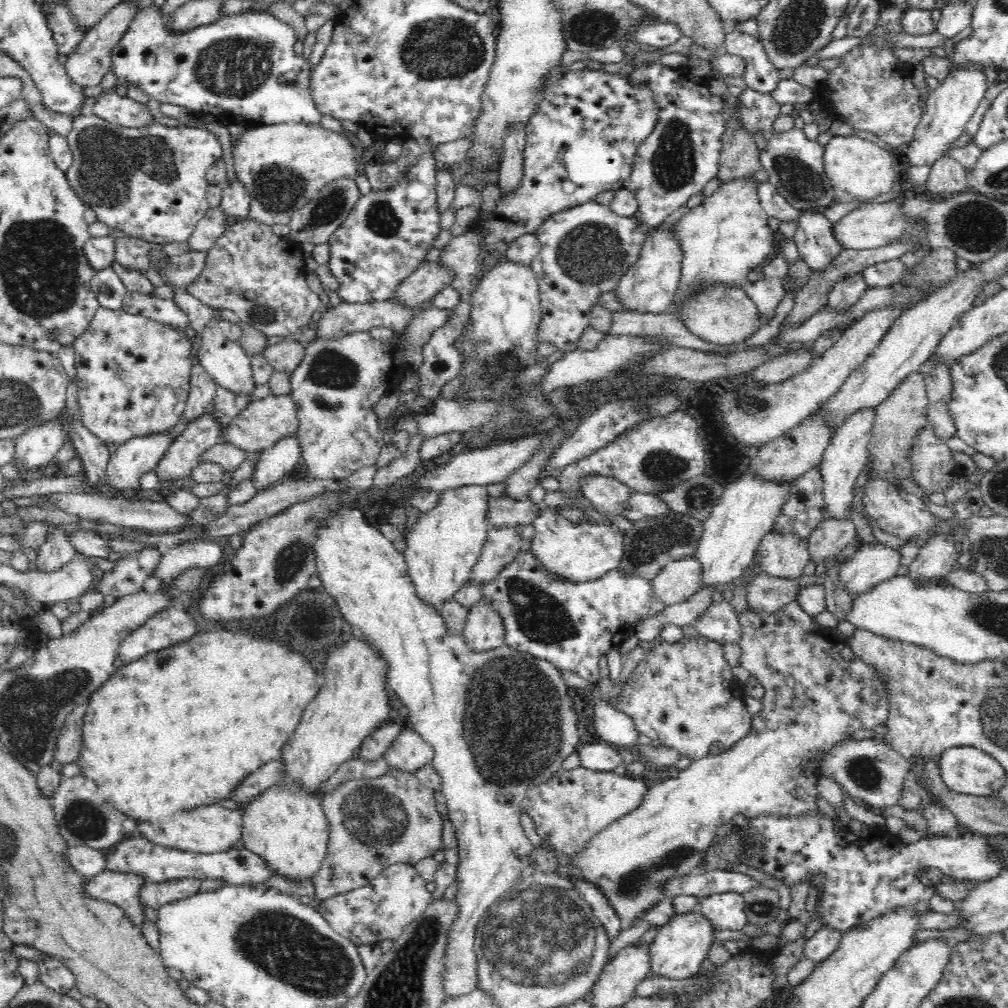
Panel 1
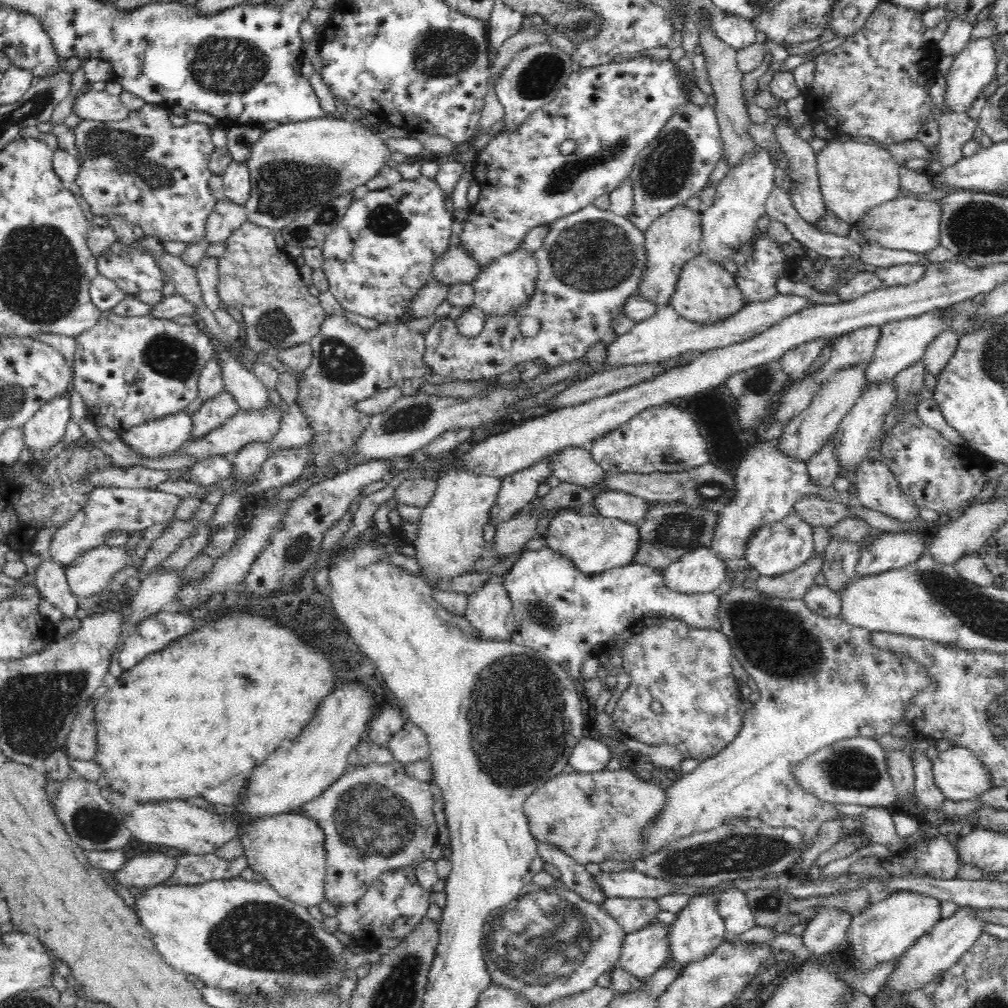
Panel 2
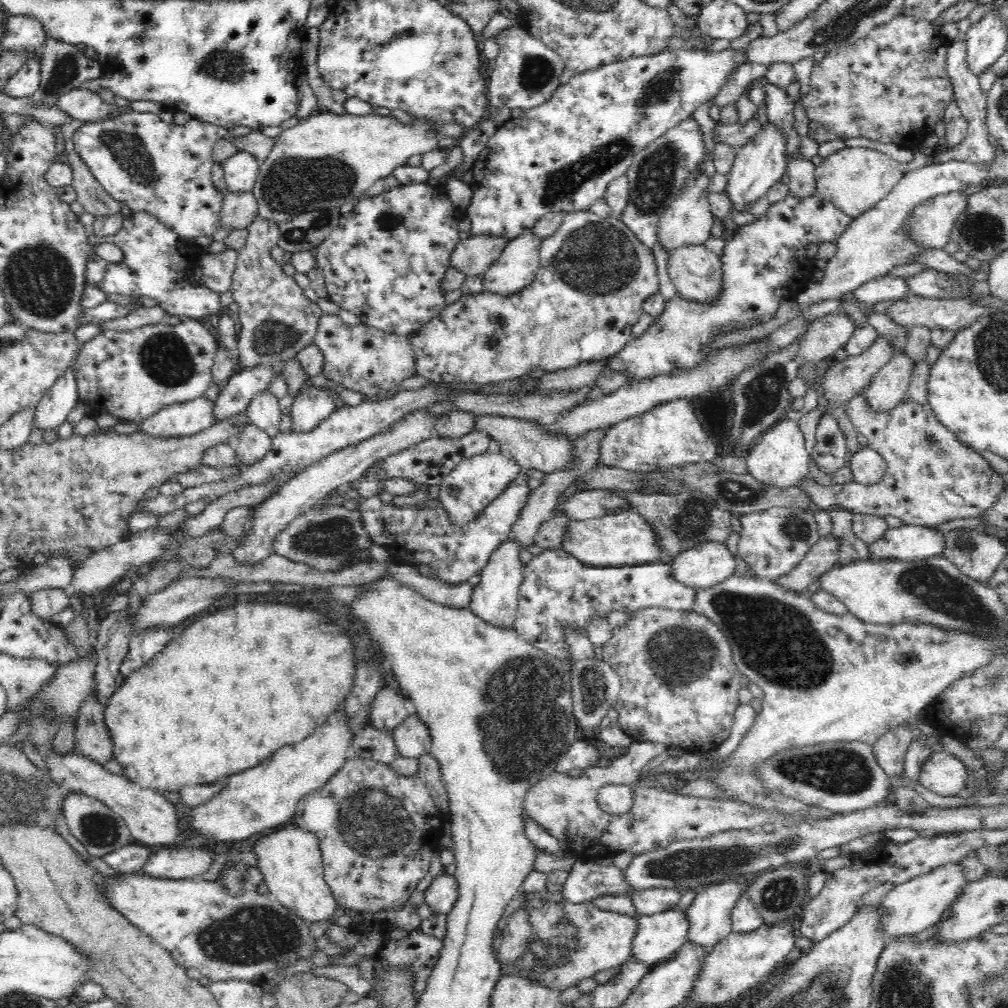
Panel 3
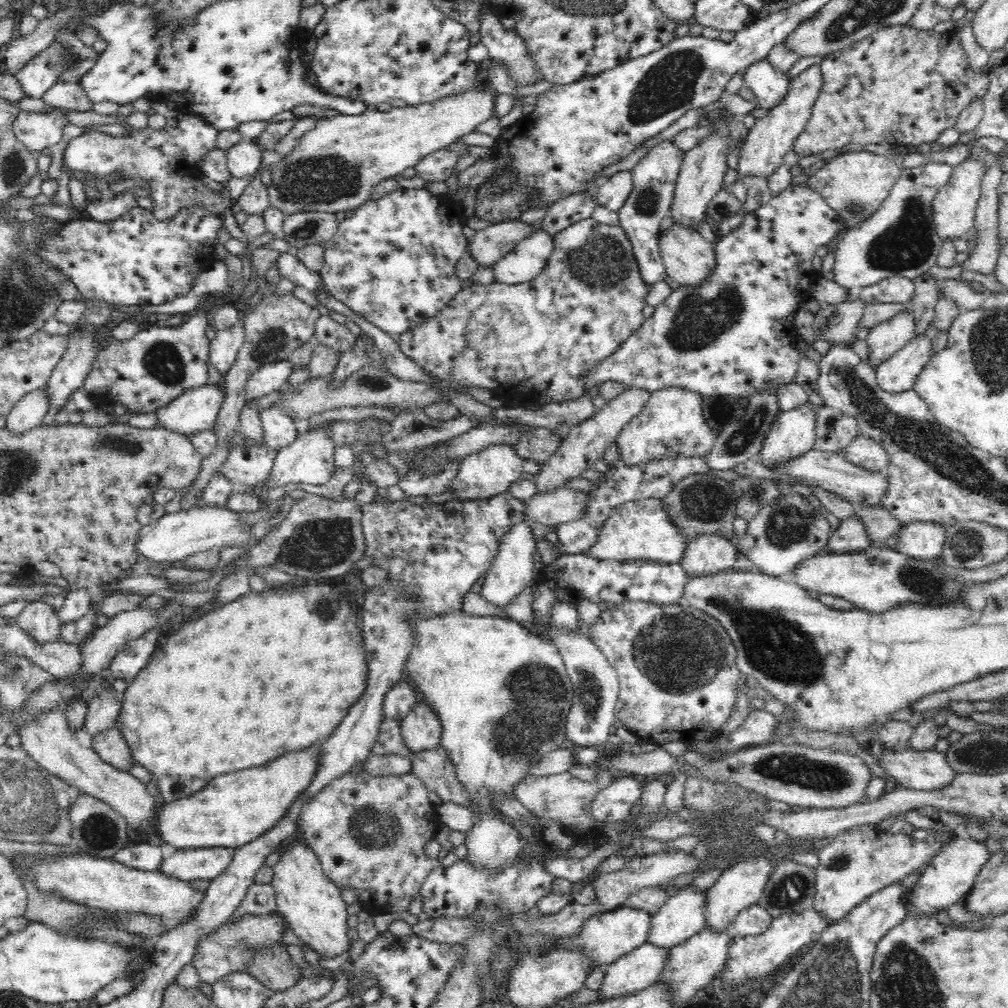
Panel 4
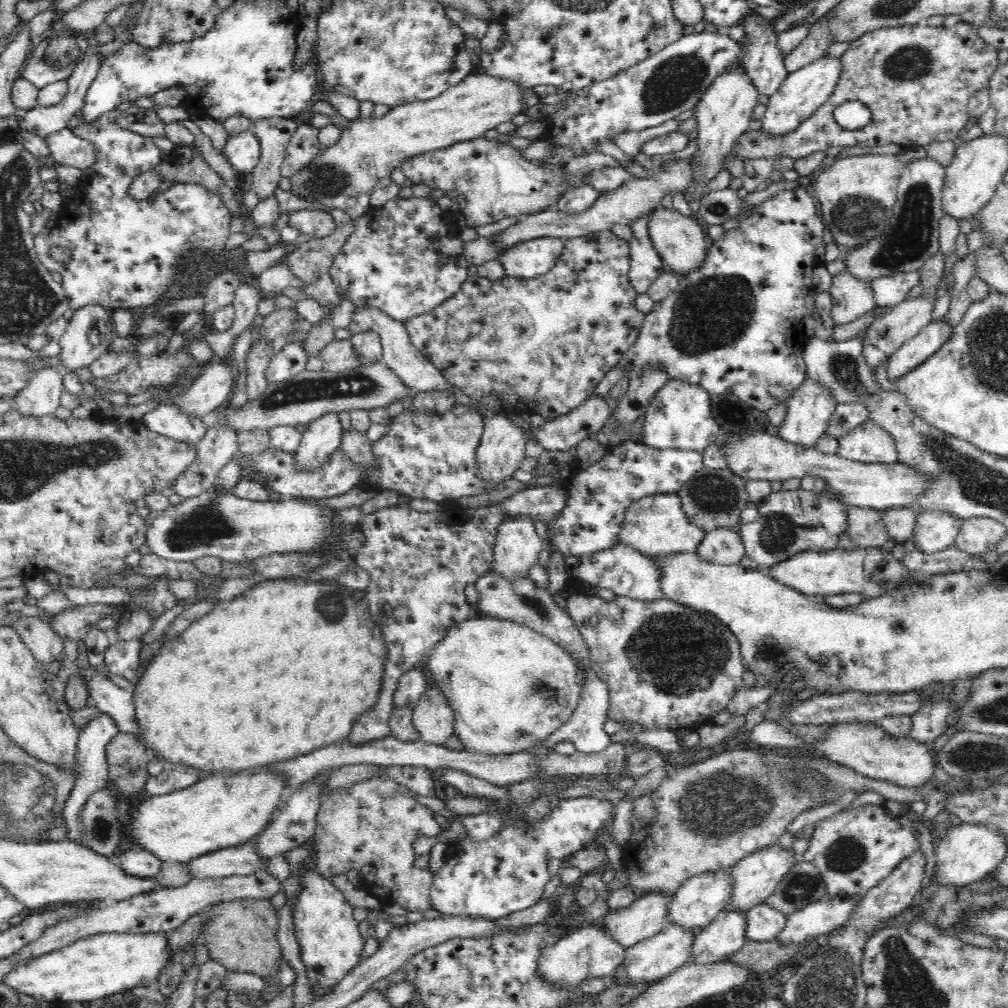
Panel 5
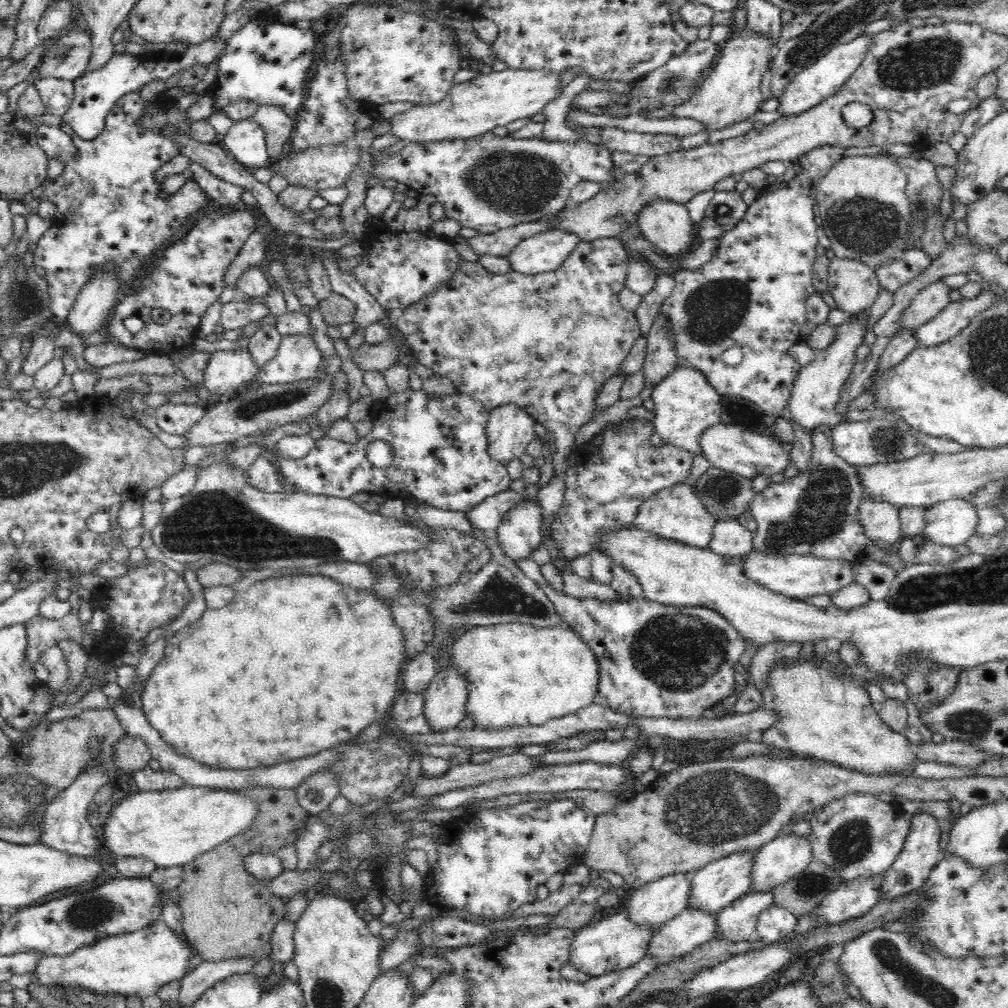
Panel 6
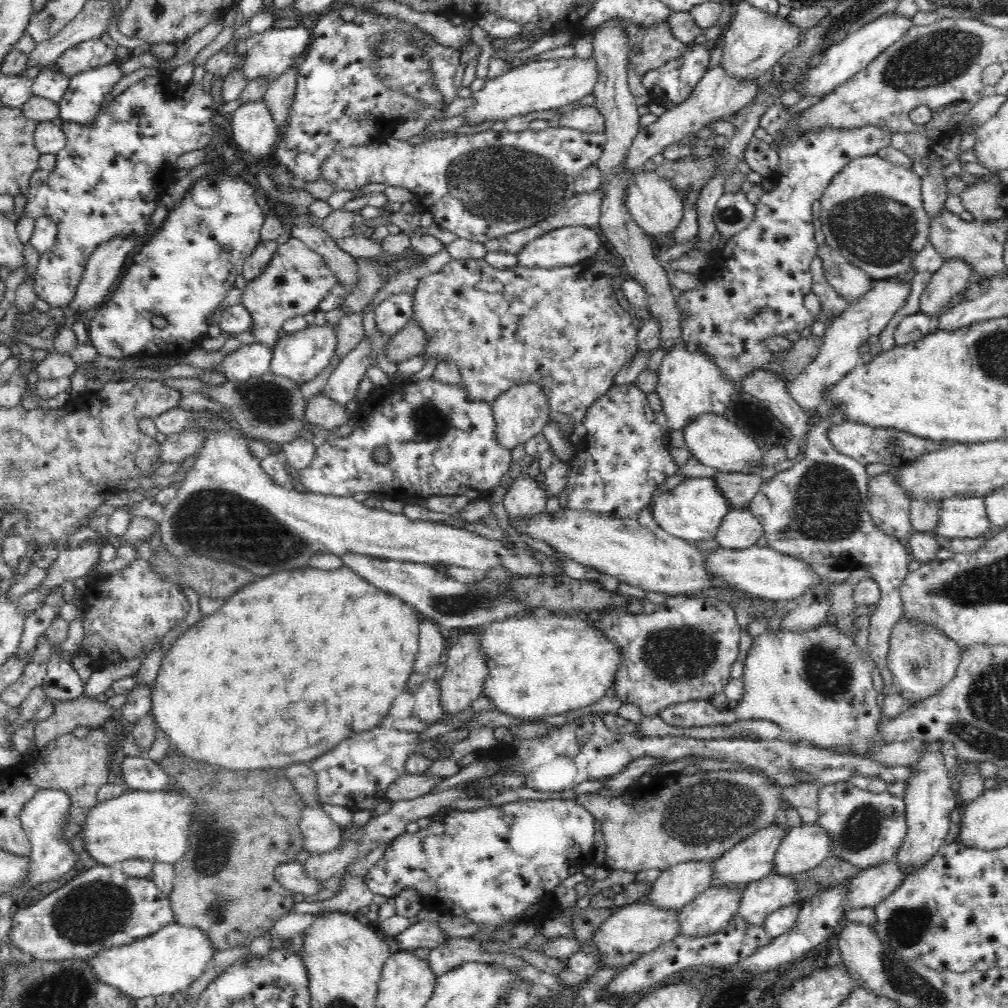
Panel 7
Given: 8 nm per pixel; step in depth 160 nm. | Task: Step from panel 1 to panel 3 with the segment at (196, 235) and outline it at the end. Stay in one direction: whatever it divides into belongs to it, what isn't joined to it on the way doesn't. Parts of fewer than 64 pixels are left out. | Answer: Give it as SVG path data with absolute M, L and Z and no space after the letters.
M253 191L223 192L222 210L218 218L219 228L242 230L257 218L257 202Z

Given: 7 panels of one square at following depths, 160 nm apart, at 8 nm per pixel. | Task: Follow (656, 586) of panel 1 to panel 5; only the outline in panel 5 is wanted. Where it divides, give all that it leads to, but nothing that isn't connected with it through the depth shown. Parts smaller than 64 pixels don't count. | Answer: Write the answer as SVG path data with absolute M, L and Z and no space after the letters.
M716 528L704 535L695 554L706 563L727 566L740 565L746 551L738 532L730 528Z

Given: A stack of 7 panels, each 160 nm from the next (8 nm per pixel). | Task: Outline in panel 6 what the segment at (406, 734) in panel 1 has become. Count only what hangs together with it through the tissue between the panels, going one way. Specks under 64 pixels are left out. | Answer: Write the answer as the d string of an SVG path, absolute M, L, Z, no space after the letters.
M446 668L436 673L424 694L424 716L434 734L454 730L464 720L465 702L468 697L463 676Z

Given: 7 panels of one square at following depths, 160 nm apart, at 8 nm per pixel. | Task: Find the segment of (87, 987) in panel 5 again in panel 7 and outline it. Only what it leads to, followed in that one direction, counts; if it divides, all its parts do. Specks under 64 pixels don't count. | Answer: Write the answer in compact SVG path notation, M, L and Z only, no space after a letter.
M172 922L162 926L155 934L101 950L100 954L88 959L88 965L100 982L135 1000L161 994L172 996L186 990L202 976L214 953L206 935L200 930Z

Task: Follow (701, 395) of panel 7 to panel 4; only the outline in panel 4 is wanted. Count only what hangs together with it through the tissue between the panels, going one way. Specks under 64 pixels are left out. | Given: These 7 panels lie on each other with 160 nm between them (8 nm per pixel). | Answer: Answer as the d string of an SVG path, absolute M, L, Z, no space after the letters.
M670 387L650 393L643 410L624 426L616 438L620 461L632 467L648 465L665 458L705 459L717 437L708 427L702 410L701 395L696 392Z

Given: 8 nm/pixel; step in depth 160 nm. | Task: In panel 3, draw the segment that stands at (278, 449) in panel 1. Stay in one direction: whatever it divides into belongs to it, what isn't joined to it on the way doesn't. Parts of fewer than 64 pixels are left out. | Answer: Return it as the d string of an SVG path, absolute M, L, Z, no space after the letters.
M309 387L300 391L292 402L292 433L315 430L322 420L336 410L336 395L326 387Z

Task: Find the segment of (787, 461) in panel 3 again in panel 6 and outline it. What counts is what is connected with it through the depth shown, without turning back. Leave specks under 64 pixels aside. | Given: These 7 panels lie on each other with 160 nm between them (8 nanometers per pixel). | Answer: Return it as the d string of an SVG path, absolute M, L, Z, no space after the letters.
M868 310L862 312L862 320L852 320L838 326L836 340L825 349L818 349L812 364L804 366L792 386L787 413L804 433L812 438L817 431L832 434L842 423L843 415L839 412L840 394L846 379L850 376L855 365L855 350L863 343L865 334L863 326L866 324Z

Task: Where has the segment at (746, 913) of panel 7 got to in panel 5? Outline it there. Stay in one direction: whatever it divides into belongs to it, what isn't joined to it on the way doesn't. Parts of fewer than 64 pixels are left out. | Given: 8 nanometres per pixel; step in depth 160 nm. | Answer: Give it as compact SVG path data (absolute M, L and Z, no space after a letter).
M734 910L720 912L712 923L695 933L688 963L710 965L729 961L746 944L744 934L746 934L746 913L742 915Z

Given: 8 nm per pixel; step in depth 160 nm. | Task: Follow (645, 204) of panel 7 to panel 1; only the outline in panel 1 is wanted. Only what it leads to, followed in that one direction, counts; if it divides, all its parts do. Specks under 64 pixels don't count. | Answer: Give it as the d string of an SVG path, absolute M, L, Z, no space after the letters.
M714 286L688 300L683 309L682 322L688 330L714 346L740 345L754 336L762 326L762 316L756 303L742 289L722 289Z

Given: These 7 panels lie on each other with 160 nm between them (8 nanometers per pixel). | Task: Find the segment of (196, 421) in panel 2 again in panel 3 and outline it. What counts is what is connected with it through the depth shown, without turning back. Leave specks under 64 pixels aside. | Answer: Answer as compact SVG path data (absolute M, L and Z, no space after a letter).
M262 364L234 372L213 402L215 423L246 411L251 398L257 392L266 391L274 375L271 366Z

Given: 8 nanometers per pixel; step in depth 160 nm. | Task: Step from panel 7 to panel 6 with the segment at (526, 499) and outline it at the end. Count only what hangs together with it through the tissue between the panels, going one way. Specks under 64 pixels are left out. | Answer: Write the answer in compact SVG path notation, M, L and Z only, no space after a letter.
M528 500L524 504L514 506L506 516L502 518L501 523L496 528L495 540L504 557L512 559L514 563L531 559L535 548L538 548L543 541L543 518L541 507L536 501Z

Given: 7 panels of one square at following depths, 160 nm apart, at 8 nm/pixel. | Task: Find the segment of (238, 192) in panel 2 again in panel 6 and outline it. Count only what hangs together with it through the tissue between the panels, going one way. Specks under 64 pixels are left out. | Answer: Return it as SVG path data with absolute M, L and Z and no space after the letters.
M242 120L233 124L222 138L222 147L248 170L269 166L264 133L254 120Z

